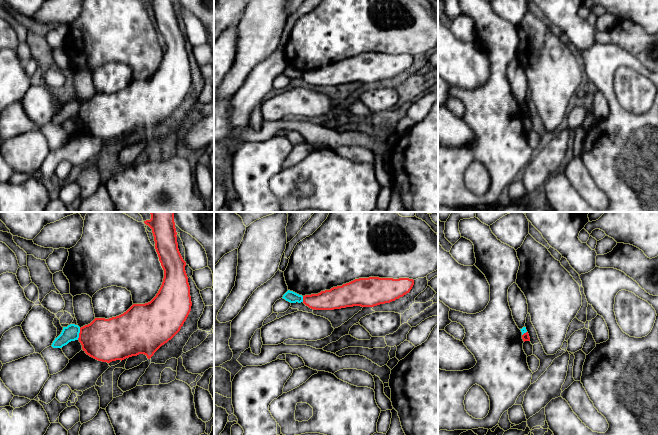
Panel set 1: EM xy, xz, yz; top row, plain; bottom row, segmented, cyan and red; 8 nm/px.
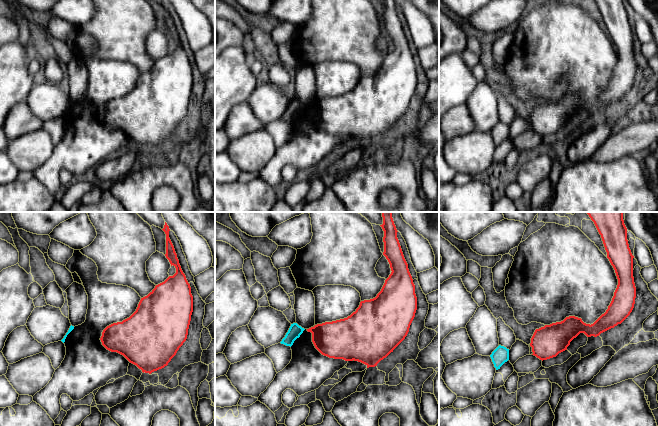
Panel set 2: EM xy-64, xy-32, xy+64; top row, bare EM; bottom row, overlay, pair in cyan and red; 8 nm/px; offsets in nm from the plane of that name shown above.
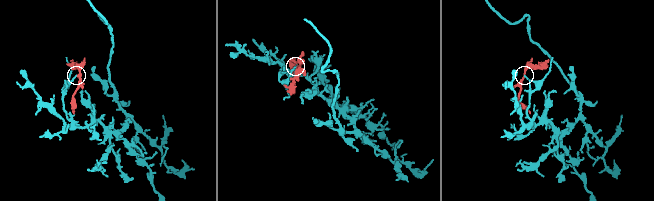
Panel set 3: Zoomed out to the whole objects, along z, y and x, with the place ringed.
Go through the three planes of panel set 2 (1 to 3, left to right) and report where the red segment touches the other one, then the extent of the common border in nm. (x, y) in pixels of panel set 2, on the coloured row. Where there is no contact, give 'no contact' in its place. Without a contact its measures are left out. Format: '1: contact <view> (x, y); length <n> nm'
1: no contact
2: no contact
3: no contact

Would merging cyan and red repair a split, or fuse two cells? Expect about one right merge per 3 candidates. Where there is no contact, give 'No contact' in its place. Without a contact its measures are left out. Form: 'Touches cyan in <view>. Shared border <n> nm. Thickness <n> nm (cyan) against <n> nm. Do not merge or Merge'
Touches cyan in xy. Shared border 100 nm. Thickness 130 nm (cyan) against 340 nm. Do not merge

